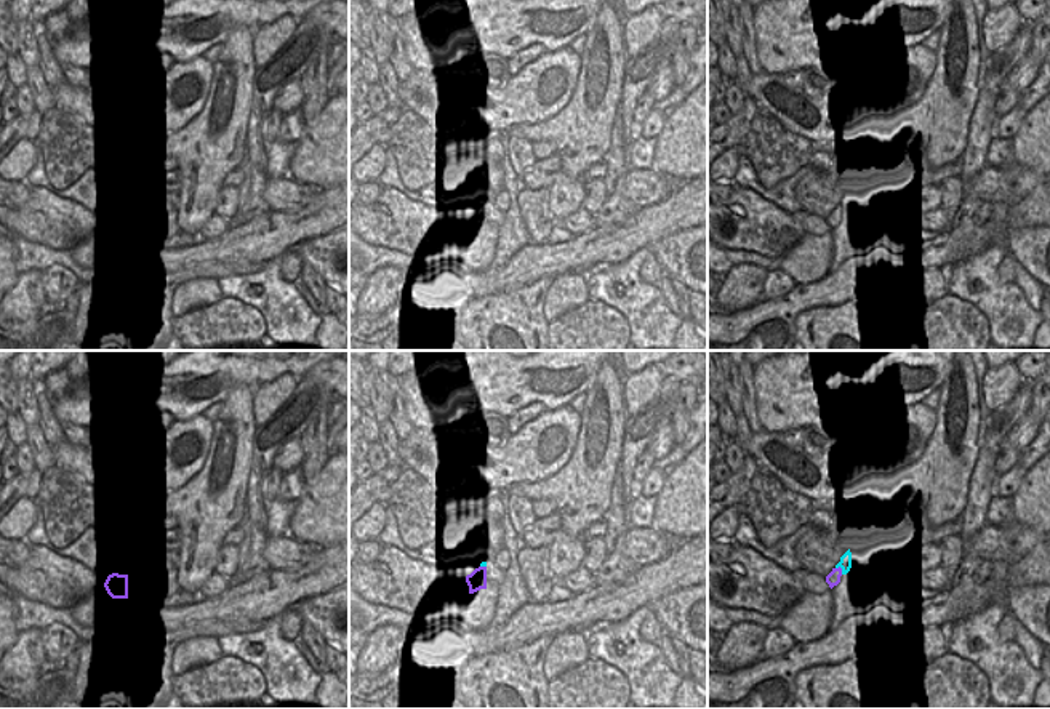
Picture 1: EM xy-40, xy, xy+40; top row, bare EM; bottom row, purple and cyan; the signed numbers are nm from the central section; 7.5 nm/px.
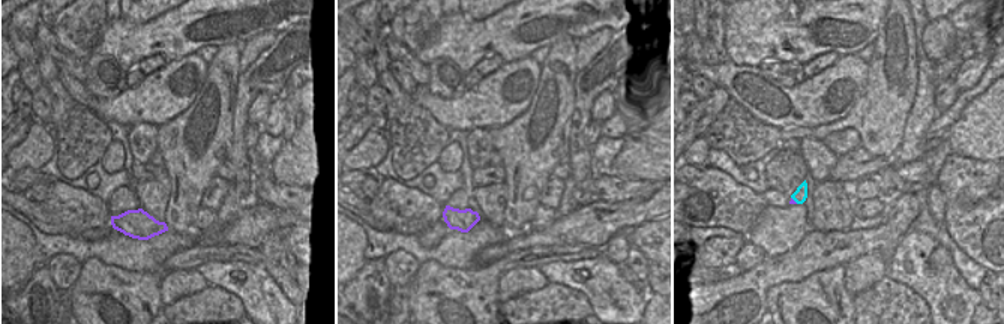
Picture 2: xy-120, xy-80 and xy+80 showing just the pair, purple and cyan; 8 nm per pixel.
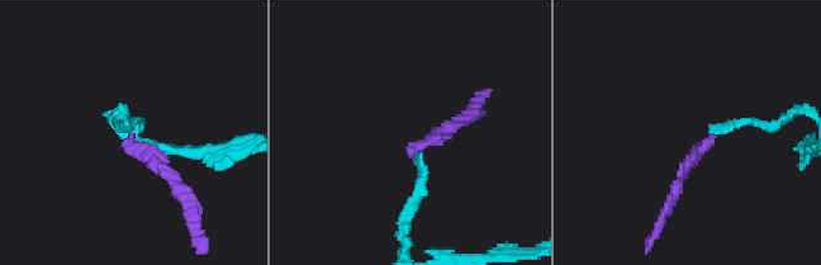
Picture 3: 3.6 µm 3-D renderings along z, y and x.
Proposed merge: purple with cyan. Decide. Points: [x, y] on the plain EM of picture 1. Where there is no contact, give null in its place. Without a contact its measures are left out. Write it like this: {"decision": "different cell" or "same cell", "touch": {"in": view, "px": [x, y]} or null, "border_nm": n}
{"decision": "different cell", "touch": {"in": "xy+40", "px": [841, 210]}, "border_nm": 80}

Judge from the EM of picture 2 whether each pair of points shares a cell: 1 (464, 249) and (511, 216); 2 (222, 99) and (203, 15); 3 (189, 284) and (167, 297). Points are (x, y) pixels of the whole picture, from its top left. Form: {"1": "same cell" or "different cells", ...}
{"1": "different cells", "2": "different cells", "3": "same cell"}

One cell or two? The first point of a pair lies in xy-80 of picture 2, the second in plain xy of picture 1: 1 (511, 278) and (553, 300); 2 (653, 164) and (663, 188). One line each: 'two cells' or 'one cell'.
1: one cell
2: two cells

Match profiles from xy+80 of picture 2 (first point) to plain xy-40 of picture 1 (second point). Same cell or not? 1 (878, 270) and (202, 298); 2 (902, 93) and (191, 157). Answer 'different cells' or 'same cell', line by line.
1: same cell
2: same cell

